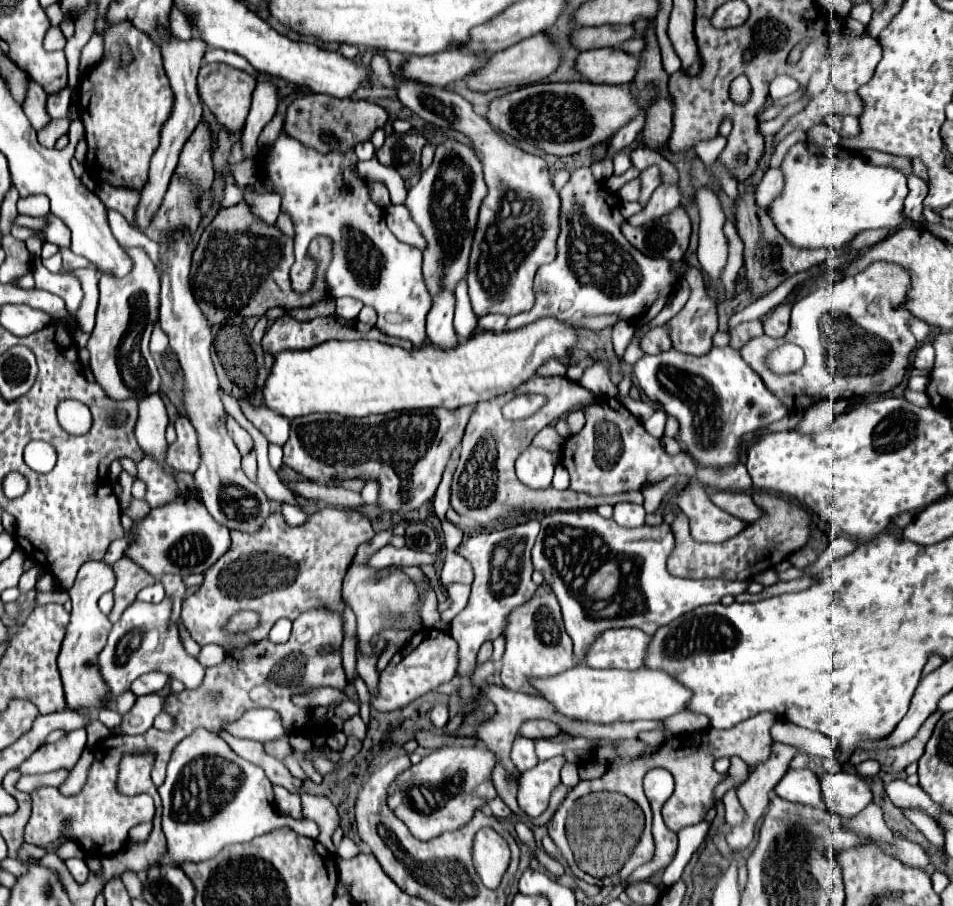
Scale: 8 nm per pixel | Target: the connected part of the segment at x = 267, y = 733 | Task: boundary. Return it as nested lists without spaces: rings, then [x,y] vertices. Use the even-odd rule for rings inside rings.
[[[252,709],[246,711],[240,721],[234,721],[228,725],[228,733],[236,737],[246,737],[252,741],[276,741],[276,739],[288,739],[290,733],[282,725],[280,713],[274,709]]]

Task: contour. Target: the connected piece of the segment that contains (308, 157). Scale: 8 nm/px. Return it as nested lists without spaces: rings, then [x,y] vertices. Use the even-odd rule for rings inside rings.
[[[280,133],[278,139],[272,143],[272,147],[262,153],[262,157],[264,159],[260,163],[260,181],[270,183],[272,193],[282,197],[282,213],[290,215],[296,231],[294,241],[300,241],[300,249],[304,249],[304,245],[310,245],[310,241],[318,235],[324,235],[332,241],[332,259],[324,273],[324,281],[328,285],[330,295],[334,299],[354,297],[364,305],[374,307],[378,313],[376,327],[380,331],[384,331],[386,335],[408,339],[416,347],[420,347],[426,339],[424,323],[426,323],[426,313],[432,305],[426,285],[422,281],[422,269],[420,269],[422,251],[410,247],[408,243],[398,241],[396,235],[388,229],[382,207],[372,201],[368,183],[356,171],[358,157],[354,149],[342,151],[340,145],[336,145],[336,149],[332,149],[328,155],[320,155],[318,151],[304,147],[300,141],[292,139],[290,135]]]

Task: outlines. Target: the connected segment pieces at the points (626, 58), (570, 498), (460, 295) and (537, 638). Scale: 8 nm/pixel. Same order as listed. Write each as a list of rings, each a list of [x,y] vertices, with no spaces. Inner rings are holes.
[[[590,49],[578,55],[576,69],[592,83],[624,85],[632,83],[640,67],[640,57],[622,49]]]
[[[532,377],[528,383],[518,387],[512,393],[506,393],[502,397],[496,397],[492,401],[478,403],[470,415],[470,421],[466,425],[462,443],[460,443],[460,463],[454,471],[452,479],[452,507],[458,515],[472,519],[480,527],[494,525],[502,519],[506,521],[518,521],[520,517],[528,517],[530,513],[550,513],[550,511],[576,511],[576,509],[596,509],[602,503],[616,505],[620,501],[628,503],[642,503],[642,493],[622,493],[622,495],[608,495],[608,497],[590,497],[584,493],[574,493],[570,489],[558,491],[549,486],[542,491],[528,489],[522,485],[514,475],[514,461],[516,457],[532,443],[534,435],[537,435],[546,425],[554,423],[560,415],[572,411],[572,409],[586,409],[596,401],[596,395],[588,389],[584,389],[580,383],[574,383],[566,377]],[[524,393],[538,393],[546,397],[546,405],[540,407],[534,415],[510,421],[502,415],[502,405],[514,399],[516,395]]]
[[[466,280],[458,283],[455,291],[456,305],[454,312],[454,328],[458,336],[469,339],[478,323],[478,317],[474,314],[469,295]]]
[[[540,591],[528,603],[514,609],[508,619],[510,621],[504,633],[506,653],[502,657],[502,683],[510,691],[540,695],[530,683],[530,679],[554,677],[576,665],[574,653],[572,653],[572,639],[564,629],[558,599],[554,593]]]

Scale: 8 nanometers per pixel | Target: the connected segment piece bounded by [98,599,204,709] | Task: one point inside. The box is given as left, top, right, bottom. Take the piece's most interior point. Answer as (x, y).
(140, 642)

